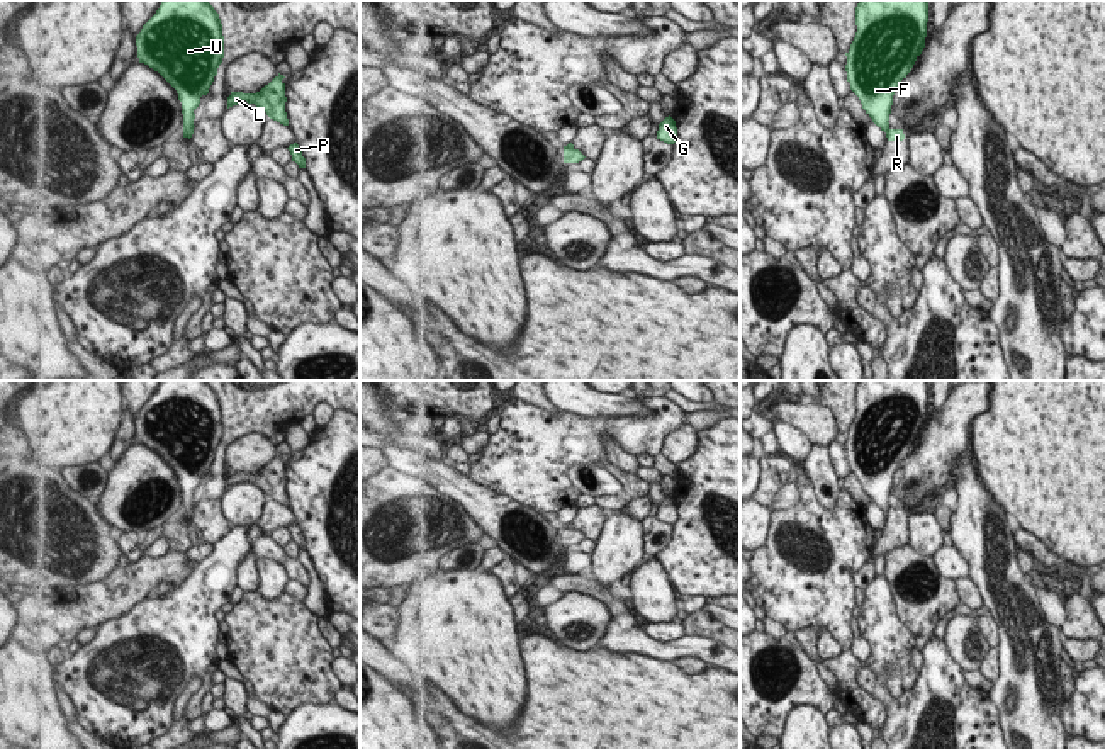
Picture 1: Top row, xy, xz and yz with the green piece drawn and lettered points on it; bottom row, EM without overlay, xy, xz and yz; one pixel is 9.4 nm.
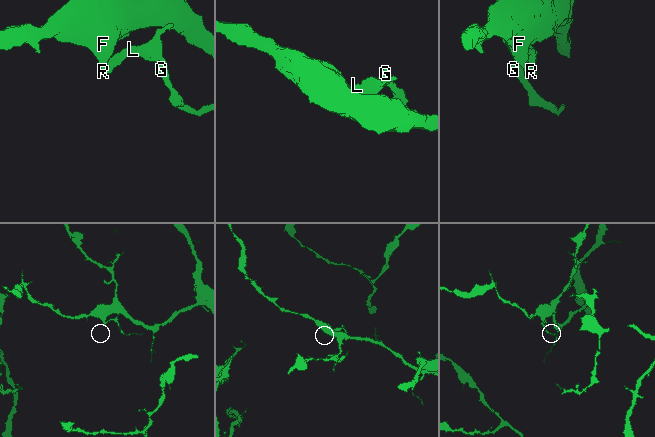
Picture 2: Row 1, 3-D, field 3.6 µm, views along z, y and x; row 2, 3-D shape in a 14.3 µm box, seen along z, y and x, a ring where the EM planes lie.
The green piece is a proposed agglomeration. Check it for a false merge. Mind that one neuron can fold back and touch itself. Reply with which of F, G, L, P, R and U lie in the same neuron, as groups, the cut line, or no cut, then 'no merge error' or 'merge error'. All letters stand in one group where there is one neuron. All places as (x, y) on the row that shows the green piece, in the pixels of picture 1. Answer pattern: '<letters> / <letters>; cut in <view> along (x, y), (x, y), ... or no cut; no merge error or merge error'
F U / G L P R; cut in xy along (184, 128), (190, 136); merge error

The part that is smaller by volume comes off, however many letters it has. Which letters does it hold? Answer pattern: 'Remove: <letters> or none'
Remove: G, L, P, R

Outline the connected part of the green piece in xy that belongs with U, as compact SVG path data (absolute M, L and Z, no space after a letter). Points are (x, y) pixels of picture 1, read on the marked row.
M165 0L136 36L139 63L158 71L178 93L183 129L194 134L194 110L224 58L219 14L207 0Z

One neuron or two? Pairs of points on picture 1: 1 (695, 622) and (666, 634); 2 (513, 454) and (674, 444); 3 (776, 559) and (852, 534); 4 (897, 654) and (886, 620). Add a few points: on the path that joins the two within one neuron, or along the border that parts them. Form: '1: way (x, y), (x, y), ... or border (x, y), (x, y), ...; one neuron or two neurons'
1: border (681, 622), (686, 634); two neurons
2: border (684, 422), (664, 439), (659, 452); two neurons
3: way (798, 576), (825, 574), (835, 556); one neuron
4: way (893, 646), (886, 629); one neuron

